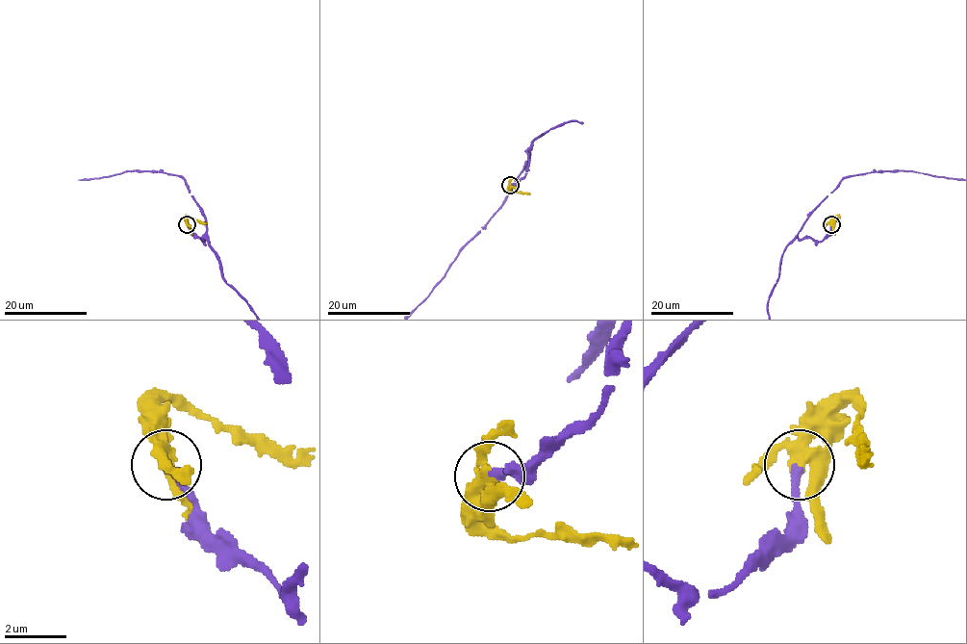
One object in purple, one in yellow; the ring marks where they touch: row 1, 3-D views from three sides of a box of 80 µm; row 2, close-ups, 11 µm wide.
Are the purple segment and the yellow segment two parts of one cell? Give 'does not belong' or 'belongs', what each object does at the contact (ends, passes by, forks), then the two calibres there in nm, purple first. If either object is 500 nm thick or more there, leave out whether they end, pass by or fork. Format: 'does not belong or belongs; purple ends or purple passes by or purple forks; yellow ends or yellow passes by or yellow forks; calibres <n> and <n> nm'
belongs; purple ends; yellow forks; calibres 240 and 360 nm

